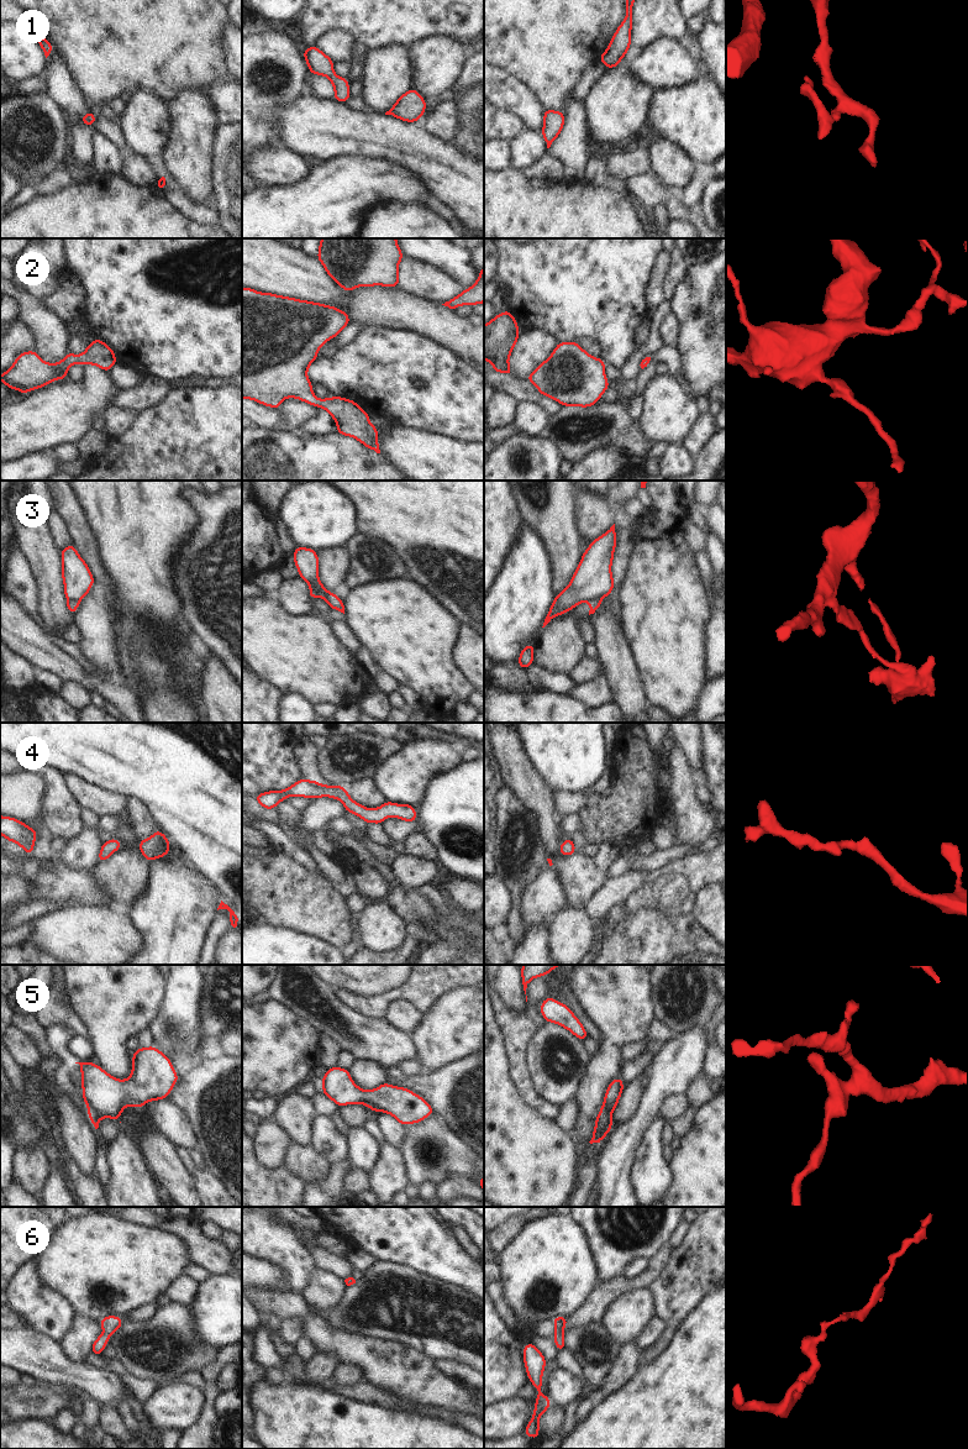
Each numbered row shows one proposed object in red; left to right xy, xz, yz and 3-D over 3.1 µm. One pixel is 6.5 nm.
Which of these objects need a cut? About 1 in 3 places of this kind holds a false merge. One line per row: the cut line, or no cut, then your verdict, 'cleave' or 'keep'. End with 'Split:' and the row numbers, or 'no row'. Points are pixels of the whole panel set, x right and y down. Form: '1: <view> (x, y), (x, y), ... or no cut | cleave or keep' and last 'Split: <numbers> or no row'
1: no cut | keep
2: no cut | keep
3: xz (310, 587), (317, 587), (322, 591) | cleave
4: no cut | keep
5: no cut | keep
6: no cut | keep
Split: 3

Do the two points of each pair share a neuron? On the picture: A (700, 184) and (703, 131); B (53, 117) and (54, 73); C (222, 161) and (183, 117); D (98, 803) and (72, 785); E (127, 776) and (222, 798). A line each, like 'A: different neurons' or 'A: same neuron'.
A: different neurons
B: different neurons
C: different neurons
D: same neuron
E: same neuron

